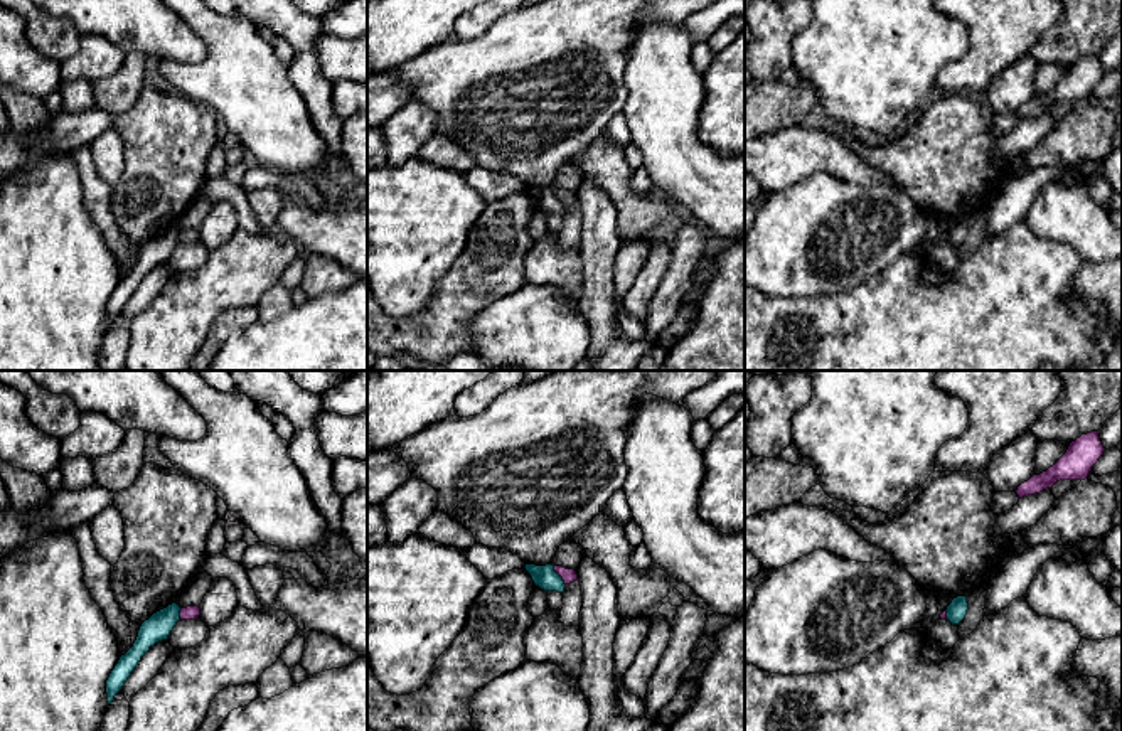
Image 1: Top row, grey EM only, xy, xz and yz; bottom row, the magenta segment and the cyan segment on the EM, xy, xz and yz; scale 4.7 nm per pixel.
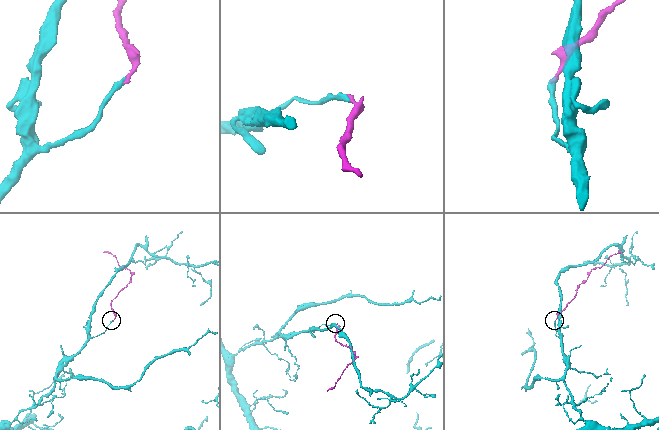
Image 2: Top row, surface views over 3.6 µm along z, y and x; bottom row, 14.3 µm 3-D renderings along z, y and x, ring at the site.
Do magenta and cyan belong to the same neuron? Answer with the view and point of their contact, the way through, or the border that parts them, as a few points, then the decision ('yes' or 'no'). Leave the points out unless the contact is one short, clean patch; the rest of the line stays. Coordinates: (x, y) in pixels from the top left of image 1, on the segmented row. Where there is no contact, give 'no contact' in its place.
contact xz (560, 575); border xz (553, 566), (565, 585); no

